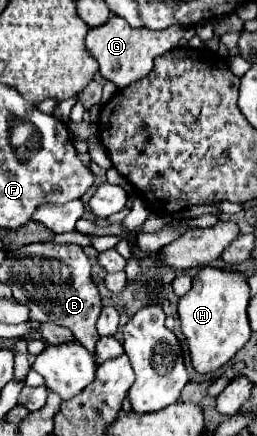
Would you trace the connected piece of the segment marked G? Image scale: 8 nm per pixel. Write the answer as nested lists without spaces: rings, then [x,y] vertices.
[[[109,18],[107,24],[103,24],[101,28],[89,30],[85,46],[87,52],[99,62],[99,74],[107,80],[113,82],[117,86],[117,90],[127,88],[129,84],[145,78],[151,70],[153,70],[153,60],[173,48],[177,48],[181,38],[191,38],[195,36],[193,28],[185,28],[185,26],[169,26],[167,30],[131,30],[131,26],[127,26],[127,22],[123,22],[123,18]]]

